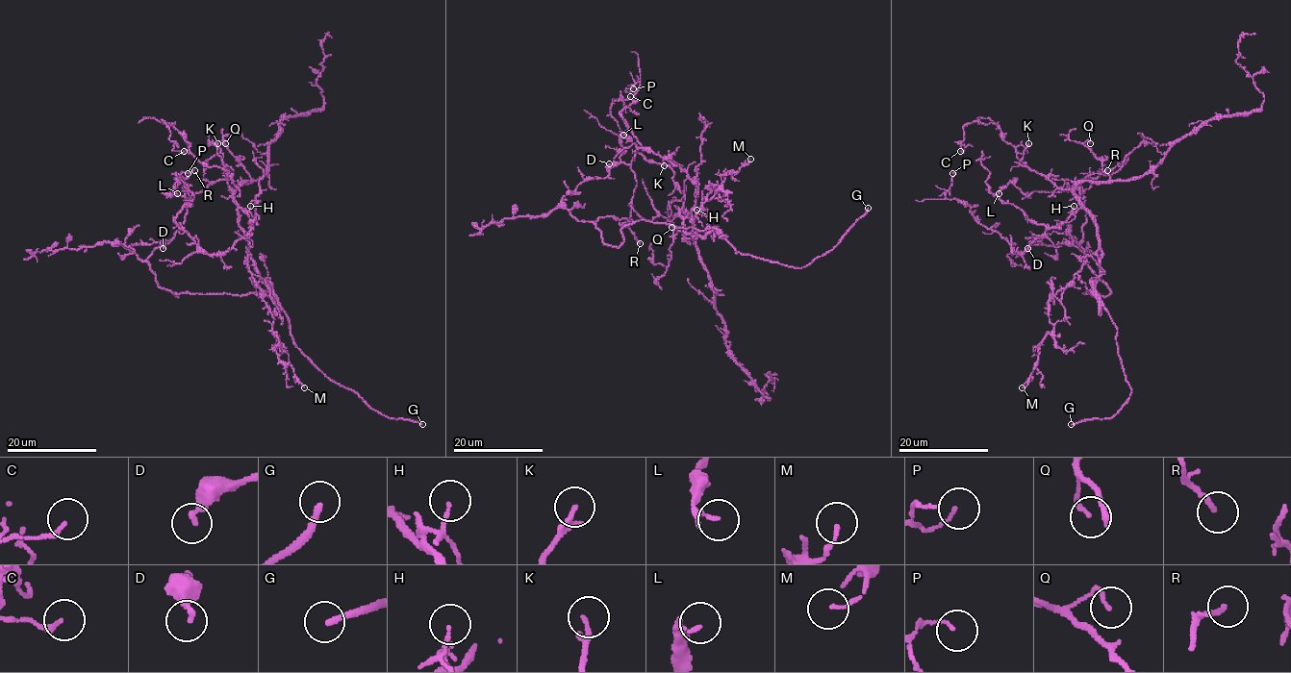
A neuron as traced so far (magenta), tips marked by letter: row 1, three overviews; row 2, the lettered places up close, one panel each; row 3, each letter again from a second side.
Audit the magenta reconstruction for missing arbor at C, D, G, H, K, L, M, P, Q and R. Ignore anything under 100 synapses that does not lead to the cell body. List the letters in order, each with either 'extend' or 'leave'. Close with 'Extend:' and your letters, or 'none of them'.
C: leave
D: leave
G: extend
H: leave
K: leave
L: leave
M: leave
P: leave
Q: leave
R: leave
Extend: G

